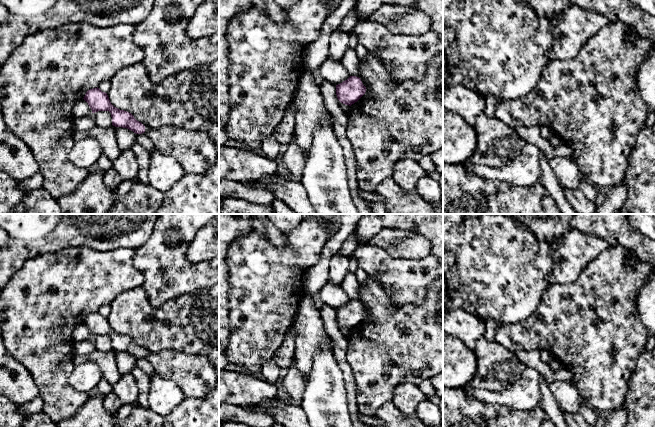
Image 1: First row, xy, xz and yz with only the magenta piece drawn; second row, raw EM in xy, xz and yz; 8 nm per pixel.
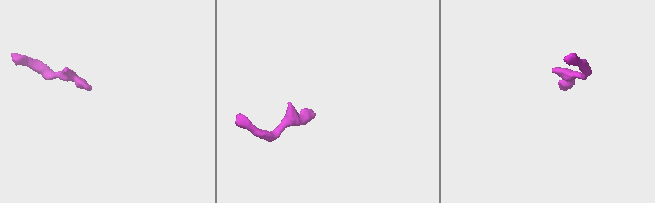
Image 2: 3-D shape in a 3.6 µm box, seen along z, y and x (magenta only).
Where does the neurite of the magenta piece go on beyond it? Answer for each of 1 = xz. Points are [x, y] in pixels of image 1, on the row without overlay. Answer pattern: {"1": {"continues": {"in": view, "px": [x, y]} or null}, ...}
{"1": {"continues": null}}

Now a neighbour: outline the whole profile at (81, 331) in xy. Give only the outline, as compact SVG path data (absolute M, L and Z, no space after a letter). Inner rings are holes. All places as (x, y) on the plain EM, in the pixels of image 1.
M84 323L76 326L76 328L73 332L74 342L79 342L79 341L83 341L83 340L86 340L86 339L91 339L91 338L93 338L92 334L89 331L88 327Z

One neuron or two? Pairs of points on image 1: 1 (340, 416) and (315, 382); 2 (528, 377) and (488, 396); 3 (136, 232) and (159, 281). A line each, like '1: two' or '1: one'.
1: one
2: one
3: two

